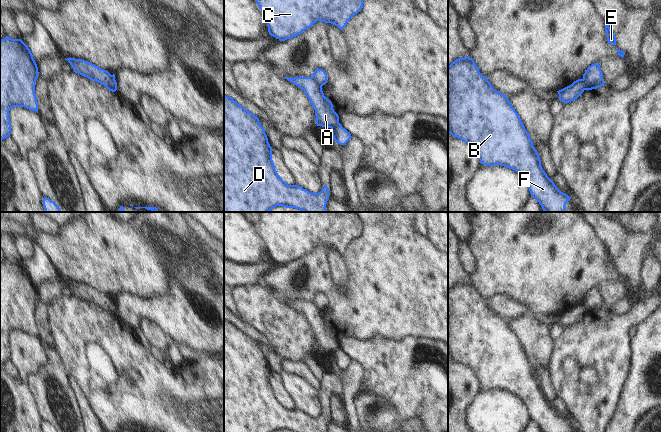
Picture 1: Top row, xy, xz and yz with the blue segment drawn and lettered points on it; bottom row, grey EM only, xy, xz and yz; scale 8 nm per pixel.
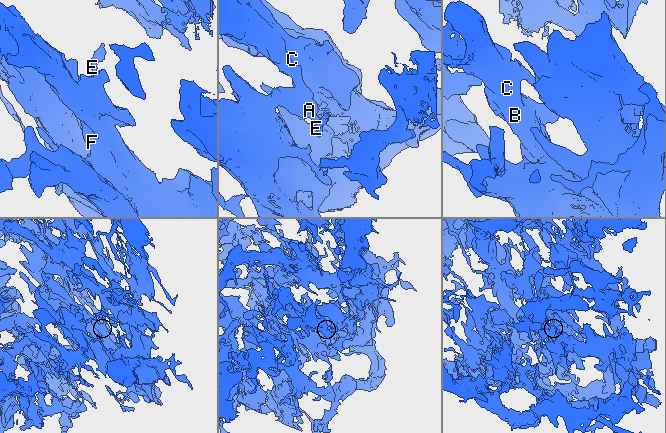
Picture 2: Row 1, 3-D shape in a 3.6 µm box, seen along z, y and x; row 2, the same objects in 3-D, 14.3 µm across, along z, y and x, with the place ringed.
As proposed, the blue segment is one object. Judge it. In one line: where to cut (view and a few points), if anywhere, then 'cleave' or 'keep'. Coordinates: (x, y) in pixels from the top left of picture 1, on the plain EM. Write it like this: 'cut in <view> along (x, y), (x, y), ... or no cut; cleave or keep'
cut in yz along (582, 303), (585, 313); cleave

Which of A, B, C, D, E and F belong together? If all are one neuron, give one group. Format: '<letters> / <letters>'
A B C D F / E

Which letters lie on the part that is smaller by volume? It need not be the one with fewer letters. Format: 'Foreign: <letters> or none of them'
Foreign: E

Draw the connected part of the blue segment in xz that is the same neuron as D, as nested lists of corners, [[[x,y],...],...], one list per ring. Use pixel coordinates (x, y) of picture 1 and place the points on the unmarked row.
[[[224,318],[224,432],[326,432],[329,423],[327,409],[318,417],[311,417],[298,409],[288,409],[275,393],[272,375],[259,342]]]

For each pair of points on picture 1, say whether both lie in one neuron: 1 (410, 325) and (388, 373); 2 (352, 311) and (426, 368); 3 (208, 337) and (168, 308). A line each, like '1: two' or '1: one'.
1: two
2: two
3: one

